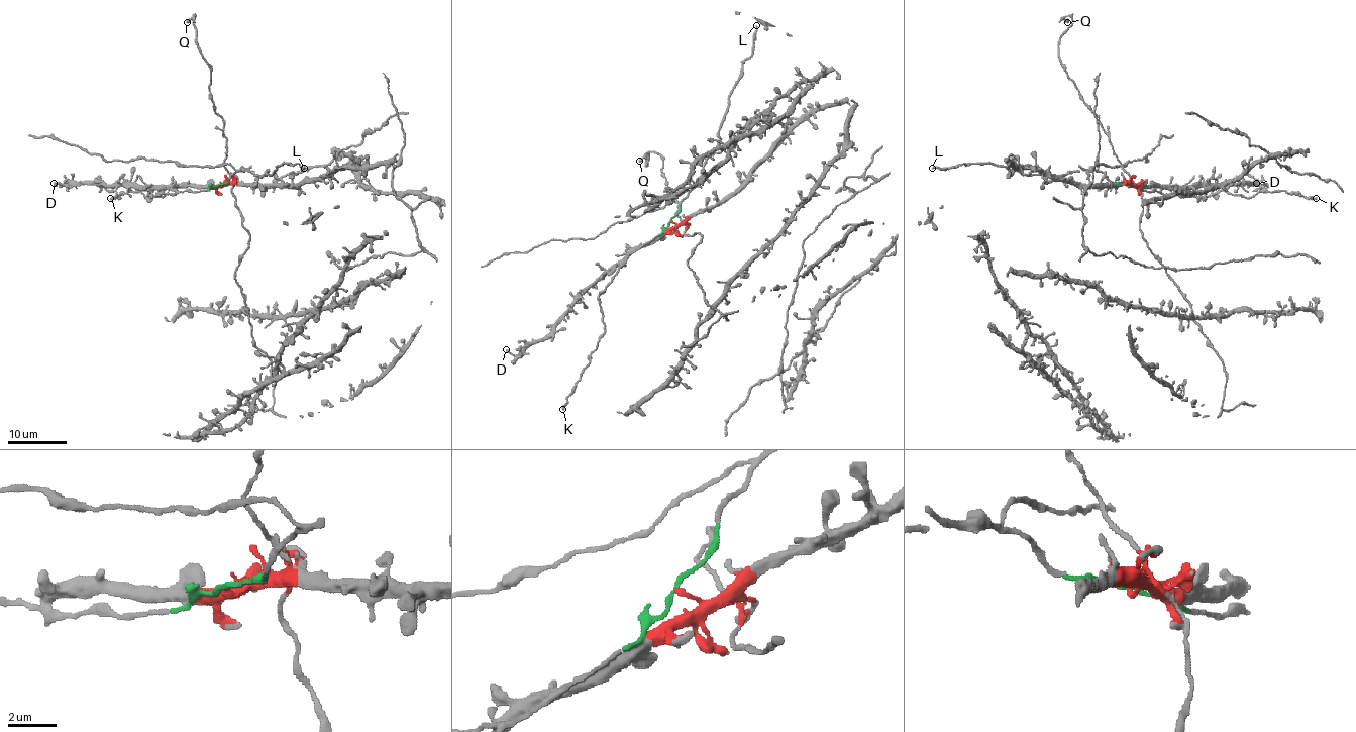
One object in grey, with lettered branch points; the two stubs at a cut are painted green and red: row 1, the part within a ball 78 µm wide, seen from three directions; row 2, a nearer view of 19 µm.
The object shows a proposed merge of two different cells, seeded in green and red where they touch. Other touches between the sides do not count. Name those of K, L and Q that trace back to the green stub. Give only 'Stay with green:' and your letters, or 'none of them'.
Stay with green: K, L

